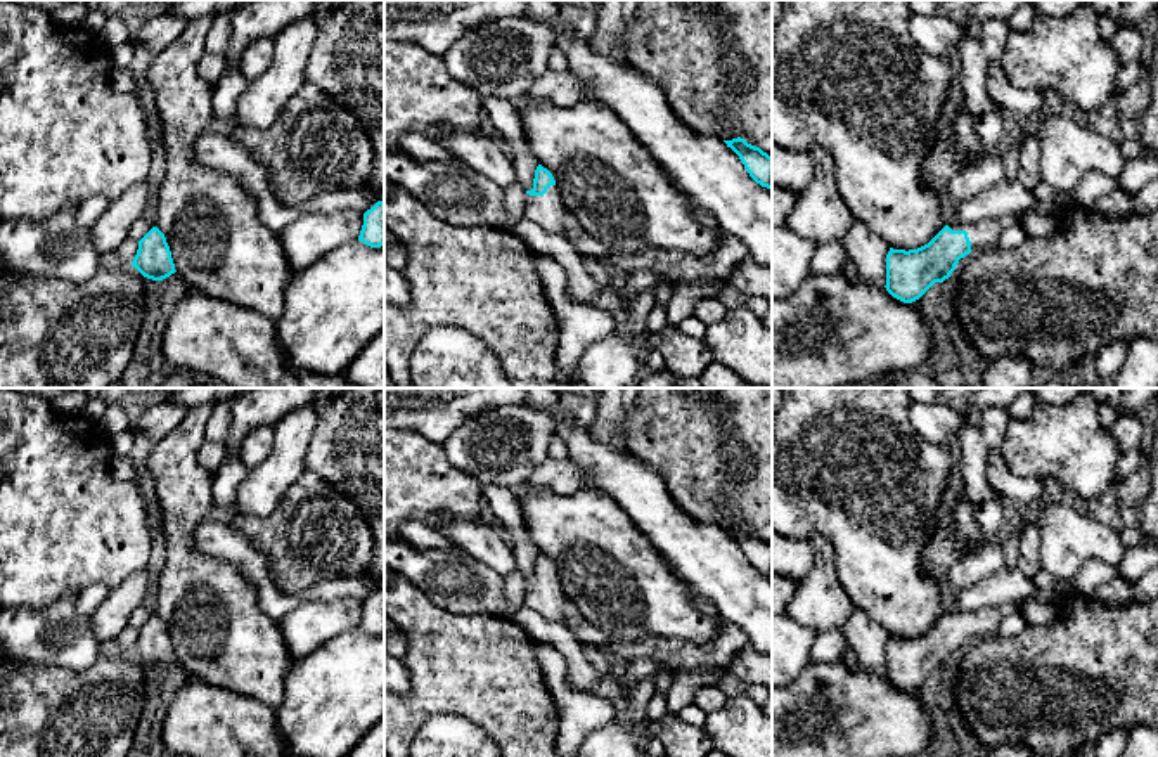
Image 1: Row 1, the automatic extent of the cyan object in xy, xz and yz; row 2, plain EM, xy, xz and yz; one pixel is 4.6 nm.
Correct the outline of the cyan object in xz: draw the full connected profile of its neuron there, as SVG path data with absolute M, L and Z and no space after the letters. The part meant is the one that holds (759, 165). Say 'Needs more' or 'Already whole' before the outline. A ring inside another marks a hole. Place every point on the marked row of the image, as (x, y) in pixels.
Already whole. M737 137L724 140L744 165L749 177L762 187L772 189L772 156Z

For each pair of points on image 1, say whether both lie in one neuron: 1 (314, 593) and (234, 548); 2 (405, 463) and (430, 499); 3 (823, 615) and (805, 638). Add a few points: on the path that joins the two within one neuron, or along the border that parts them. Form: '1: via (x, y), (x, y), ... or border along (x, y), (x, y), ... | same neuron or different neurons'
1: via (293, 600), (279, 600), (262, 582), (255, 569) | same neuron
2: via (405, 472), (424, 491) | same neuron
3: border along (790, 615), (819, 634) | different neurons

